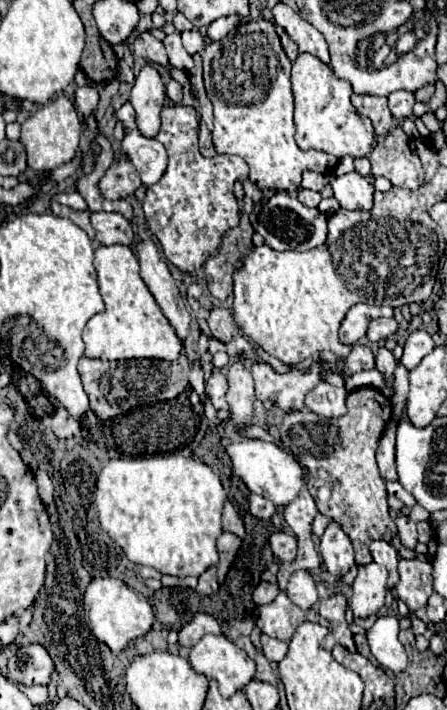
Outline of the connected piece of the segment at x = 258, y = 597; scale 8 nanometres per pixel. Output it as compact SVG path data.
M261 582L261 584L255 588L255 592L253 592L253 602L255 602L257 606L261 606L261 604L269 604L269 602L275 600L277 594L279 594L277 584Z

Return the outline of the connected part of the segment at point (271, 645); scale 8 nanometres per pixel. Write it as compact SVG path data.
M261 634L261 648L263 648L265 658L271 662L281 662L287 654L287 644L277 638L271 638L267 634Z

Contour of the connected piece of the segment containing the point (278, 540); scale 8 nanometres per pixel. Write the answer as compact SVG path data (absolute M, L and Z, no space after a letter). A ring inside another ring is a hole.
M273 532L269 538L271 550L275 554L275 558L279 558L281 562L291 562L295 560L297 554L297 540L293 534L287 532Z

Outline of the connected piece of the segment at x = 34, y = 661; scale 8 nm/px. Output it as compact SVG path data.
M27 644L17 650L17 654L9 660L7 676L25 686L33 684L49 684L53 674L53 660L41 644Z

